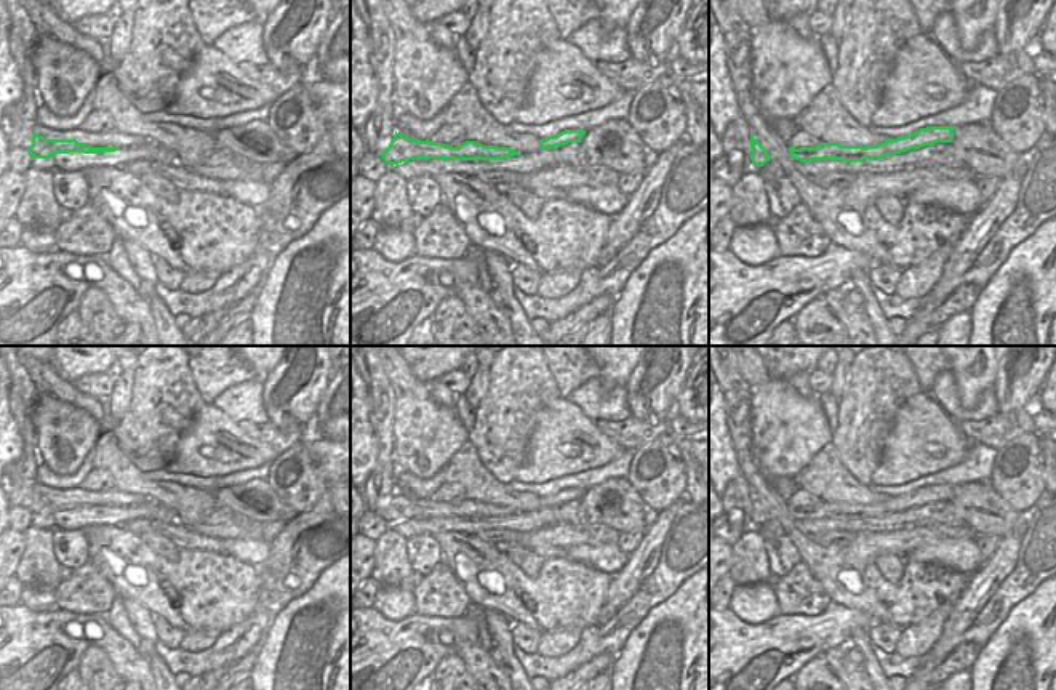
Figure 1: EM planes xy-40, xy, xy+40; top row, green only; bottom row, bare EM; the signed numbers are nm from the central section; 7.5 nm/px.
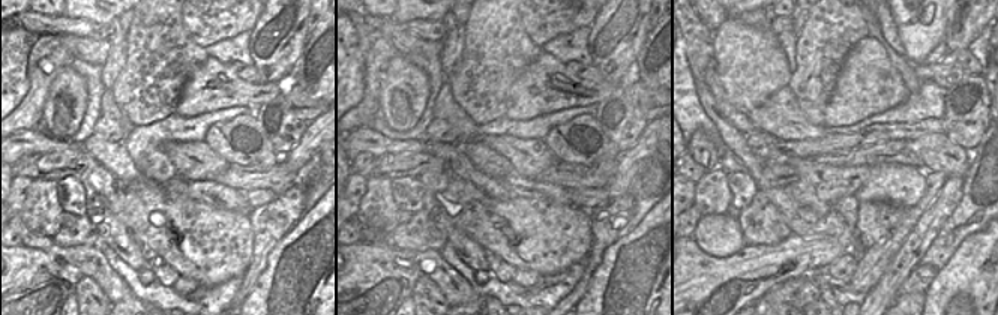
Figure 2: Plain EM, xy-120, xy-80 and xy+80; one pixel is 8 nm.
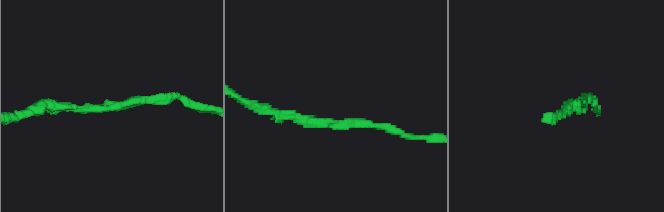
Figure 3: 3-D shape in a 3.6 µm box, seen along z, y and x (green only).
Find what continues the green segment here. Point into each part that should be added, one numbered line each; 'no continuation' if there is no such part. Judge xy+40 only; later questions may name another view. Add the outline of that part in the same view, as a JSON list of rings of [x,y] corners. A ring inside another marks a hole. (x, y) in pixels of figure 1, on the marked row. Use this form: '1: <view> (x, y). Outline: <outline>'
no continuation.

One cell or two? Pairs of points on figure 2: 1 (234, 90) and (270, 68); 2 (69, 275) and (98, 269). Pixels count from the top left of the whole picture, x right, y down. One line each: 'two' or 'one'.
1: two
2: two

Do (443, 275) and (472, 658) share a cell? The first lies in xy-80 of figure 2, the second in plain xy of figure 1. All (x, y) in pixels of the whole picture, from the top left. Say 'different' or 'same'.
same

